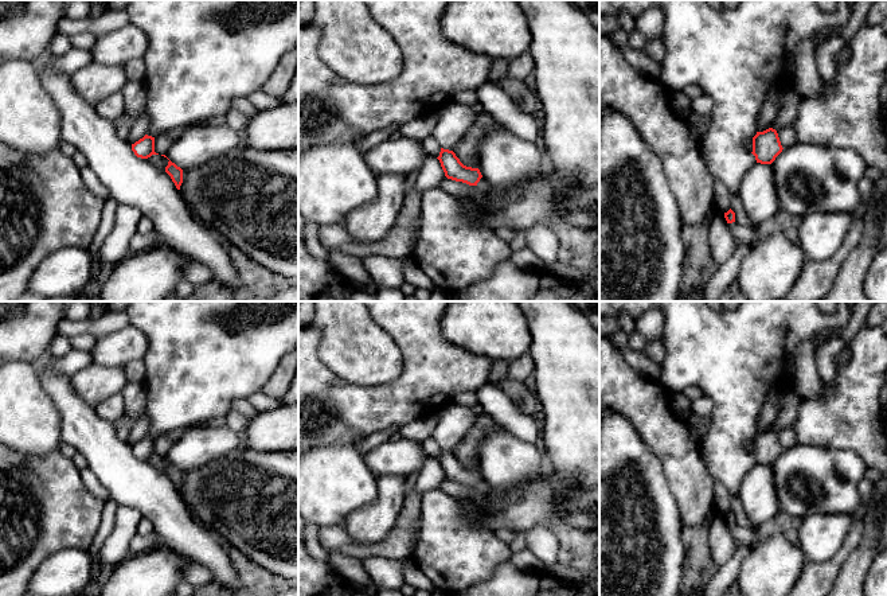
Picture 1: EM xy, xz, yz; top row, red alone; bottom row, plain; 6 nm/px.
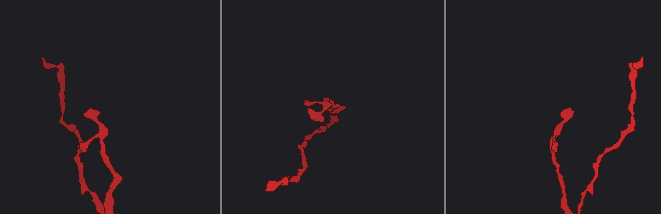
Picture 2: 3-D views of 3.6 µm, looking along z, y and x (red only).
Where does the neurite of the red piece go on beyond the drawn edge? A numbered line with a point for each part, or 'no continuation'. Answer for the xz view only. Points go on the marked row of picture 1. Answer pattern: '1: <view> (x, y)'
no continuation

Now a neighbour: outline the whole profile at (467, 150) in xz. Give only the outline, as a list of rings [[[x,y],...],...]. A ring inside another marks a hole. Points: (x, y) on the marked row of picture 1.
[[[482,112],[477,114],[476,122],[469,128],[464,139],[453,149],[460,161],[472,168],[478,168],[478,149],[484,137],[500,124]]]

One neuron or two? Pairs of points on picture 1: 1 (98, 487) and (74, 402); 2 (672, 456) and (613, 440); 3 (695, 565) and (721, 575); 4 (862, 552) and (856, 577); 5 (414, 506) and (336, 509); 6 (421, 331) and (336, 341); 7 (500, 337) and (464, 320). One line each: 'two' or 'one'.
1: two
2: two
3: two
4: one
5: two
6: two
7: one

